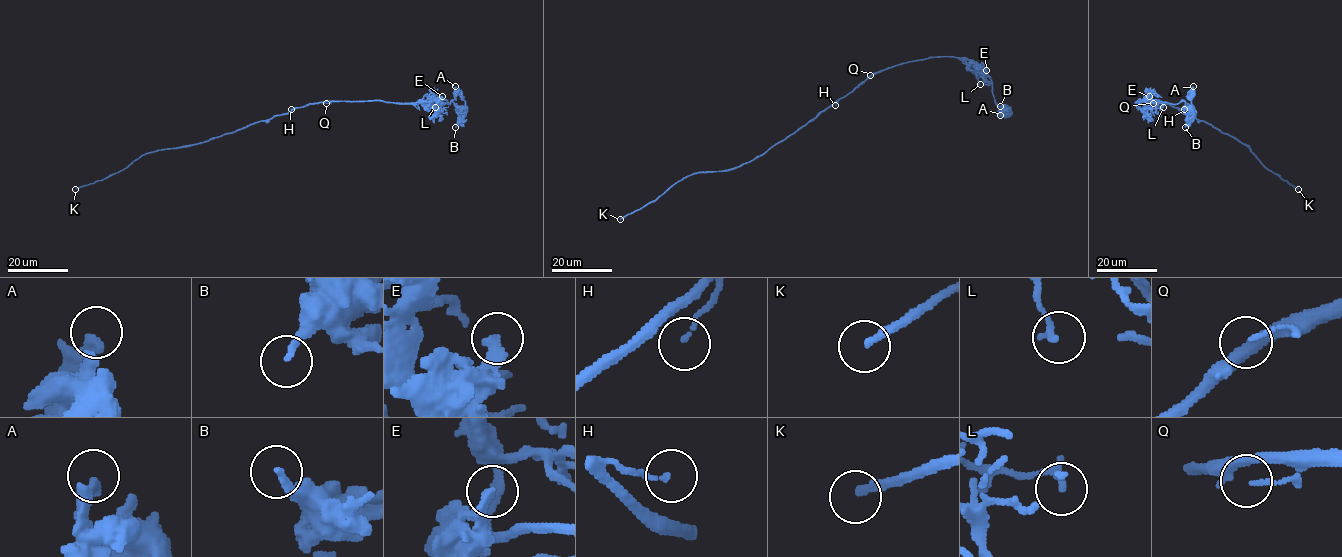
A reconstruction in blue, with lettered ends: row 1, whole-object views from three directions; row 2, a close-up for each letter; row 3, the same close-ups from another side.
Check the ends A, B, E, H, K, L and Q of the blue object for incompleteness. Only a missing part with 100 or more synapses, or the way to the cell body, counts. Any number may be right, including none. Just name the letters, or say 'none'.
K

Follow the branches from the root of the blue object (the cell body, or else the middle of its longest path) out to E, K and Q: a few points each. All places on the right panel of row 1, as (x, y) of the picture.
E: (1188, 115), (1167, 104), (1135, 103), (1145, 101), (1149, 96)
K: (1188, 115), (1247, 145), (1268, 170), (1298, 189)
Q: (1188, 115), (1167, 104), (1153, 103)

